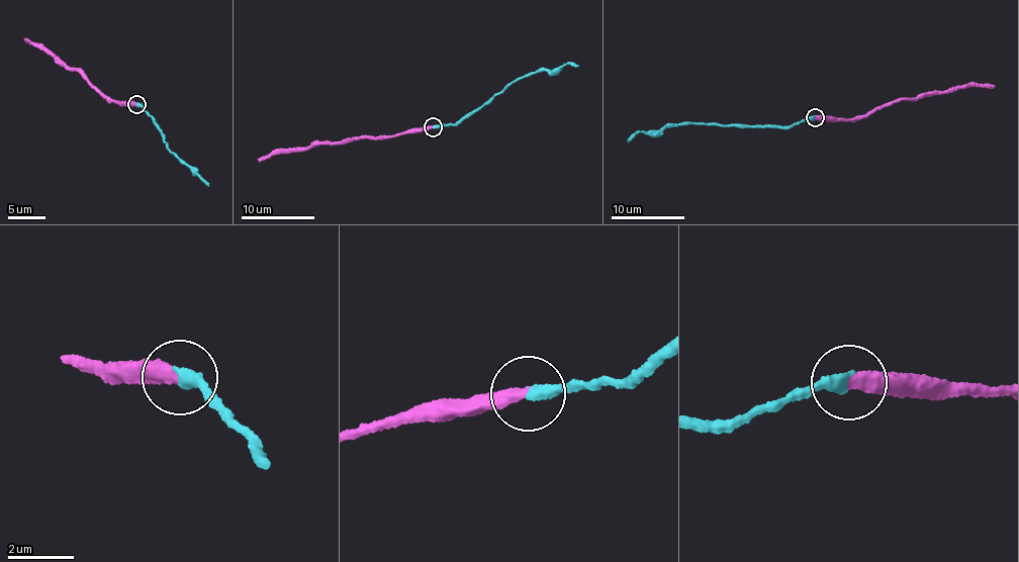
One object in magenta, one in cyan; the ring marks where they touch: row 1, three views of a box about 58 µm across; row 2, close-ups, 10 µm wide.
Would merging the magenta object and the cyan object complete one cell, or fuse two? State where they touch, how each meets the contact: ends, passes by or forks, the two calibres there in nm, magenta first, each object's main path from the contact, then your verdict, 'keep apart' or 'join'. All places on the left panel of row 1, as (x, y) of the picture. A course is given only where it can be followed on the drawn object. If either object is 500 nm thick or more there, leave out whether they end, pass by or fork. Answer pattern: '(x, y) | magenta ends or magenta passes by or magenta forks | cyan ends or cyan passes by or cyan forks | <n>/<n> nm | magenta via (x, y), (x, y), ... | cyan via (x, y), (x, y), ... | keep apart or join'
(136, 104) | magenta ends | cyan ends | 400/400 nm | magenta via (135, 104), (113, 101), (91, 88), (78, 73), (57, 62), (26, 36) | cyan via (137, 104), (151, 114), (168, 150), (195, 168), (208, 185) | keep apart

